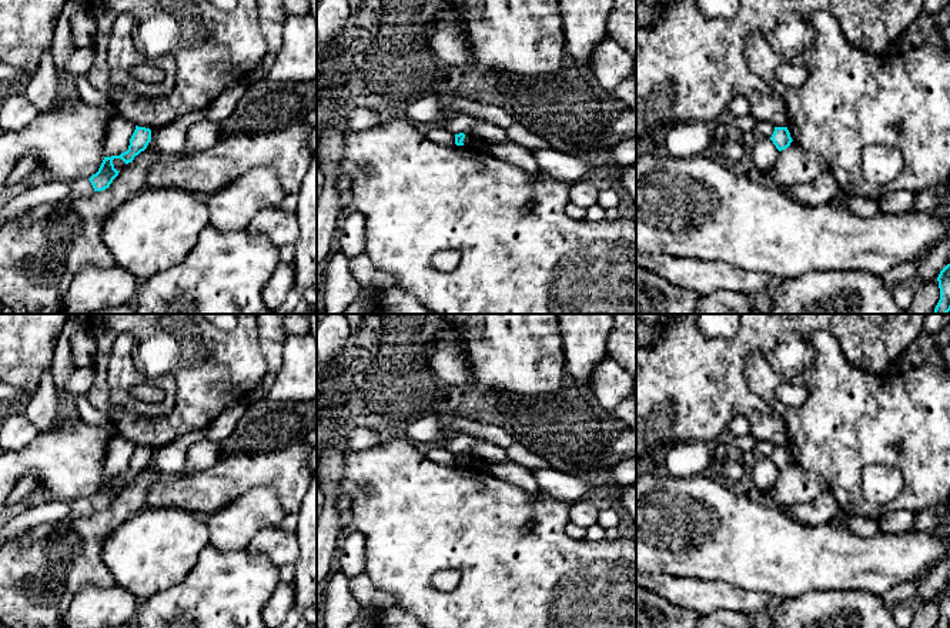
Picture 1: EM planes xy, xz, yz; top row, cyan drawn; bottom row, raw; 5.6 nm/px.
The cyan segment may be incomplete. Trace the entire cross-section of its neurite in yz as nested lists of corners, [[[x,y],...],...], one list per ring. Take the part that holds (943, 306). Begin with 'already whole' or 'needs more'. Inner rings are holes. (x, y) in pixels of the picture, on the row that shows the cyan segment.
already whole; [[[950,264],[940,271],[937,281],[940,300],[934,308],[934,314],[947,314],[950,311]]]

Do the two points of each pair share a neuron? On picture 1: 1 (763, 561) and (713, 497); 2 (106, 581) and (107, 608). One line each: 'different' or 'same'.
1: same
2: different

